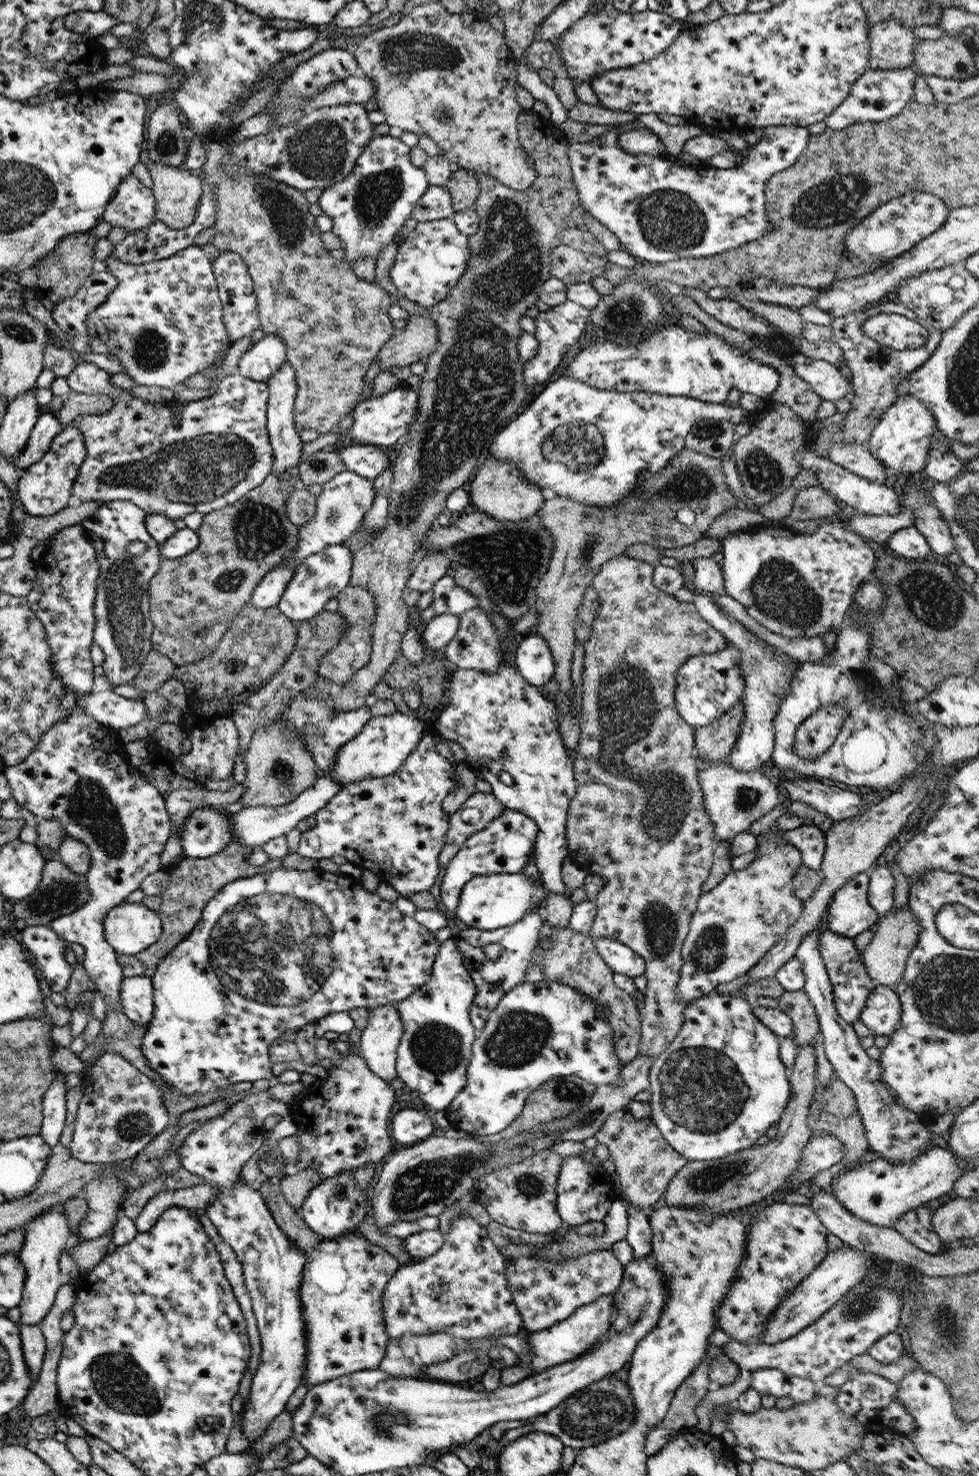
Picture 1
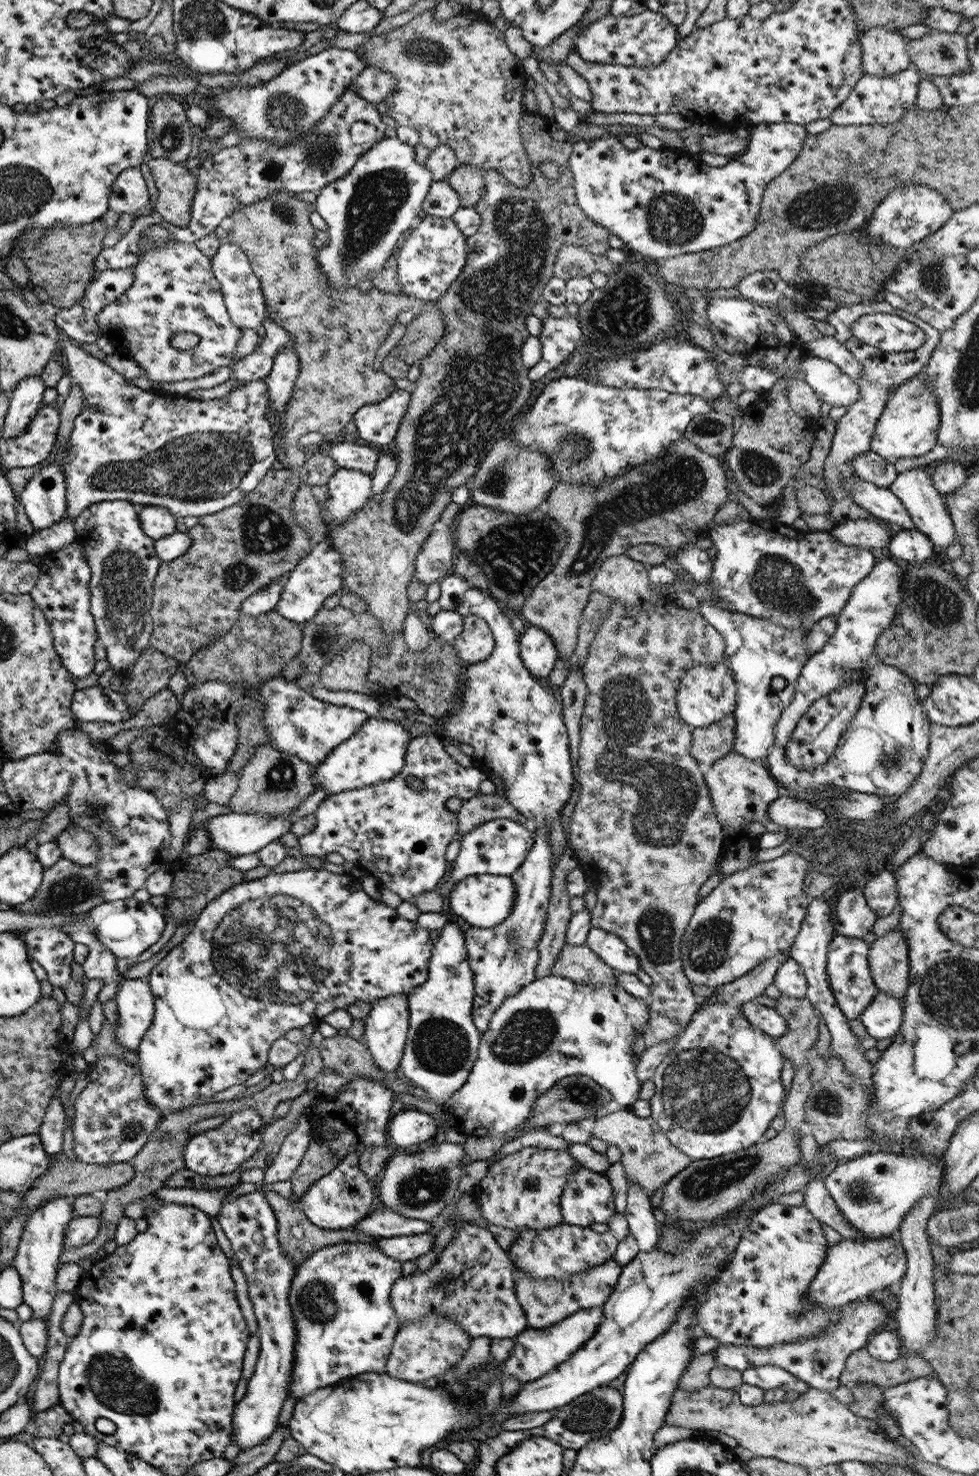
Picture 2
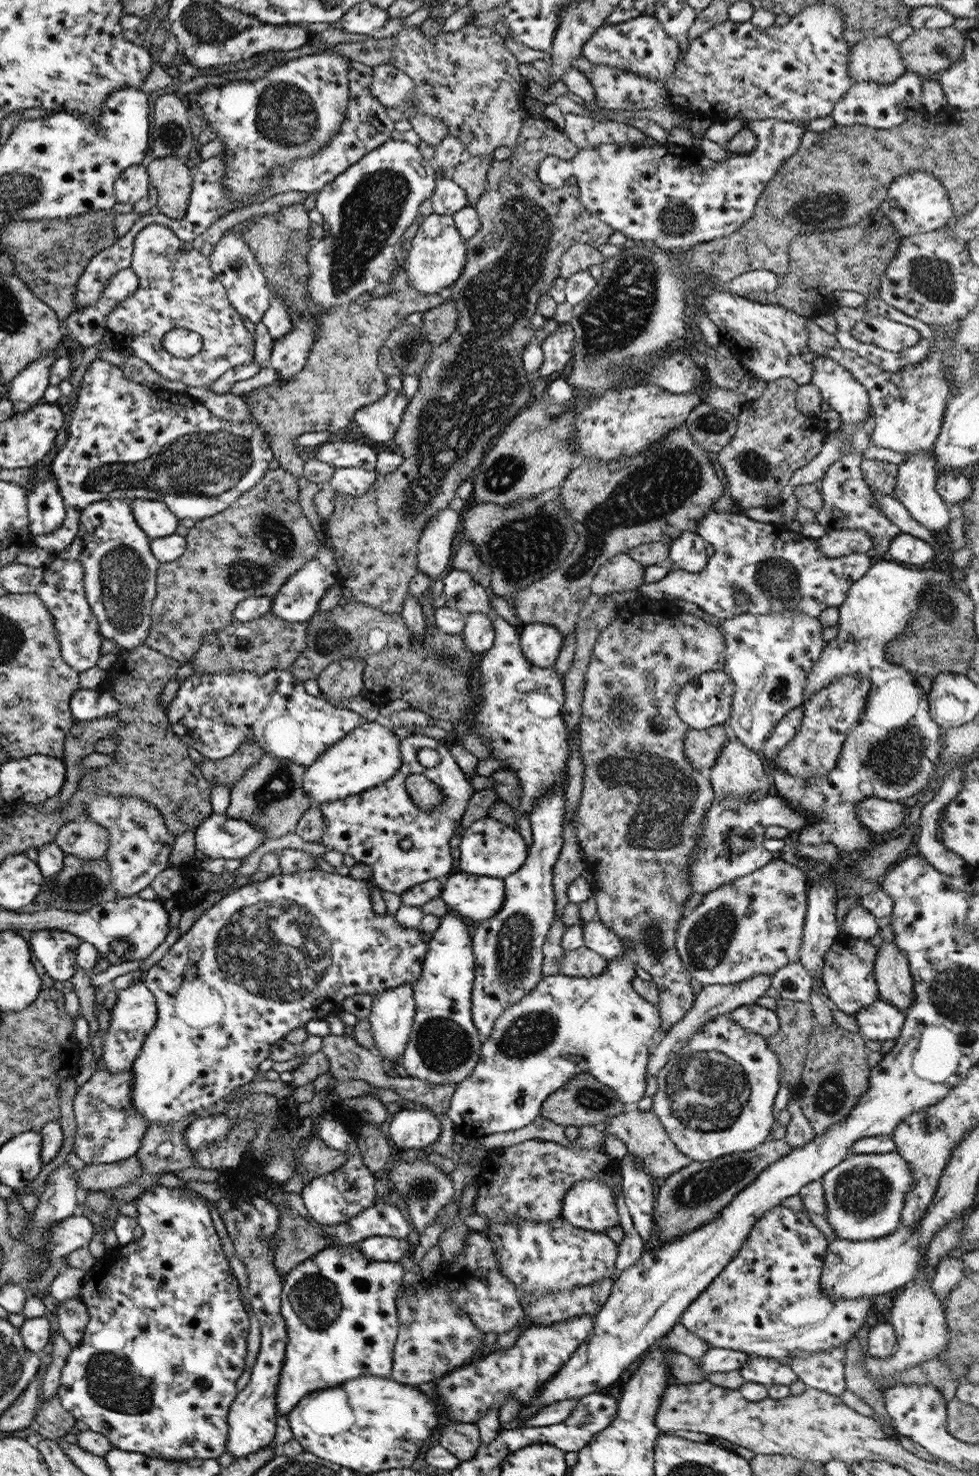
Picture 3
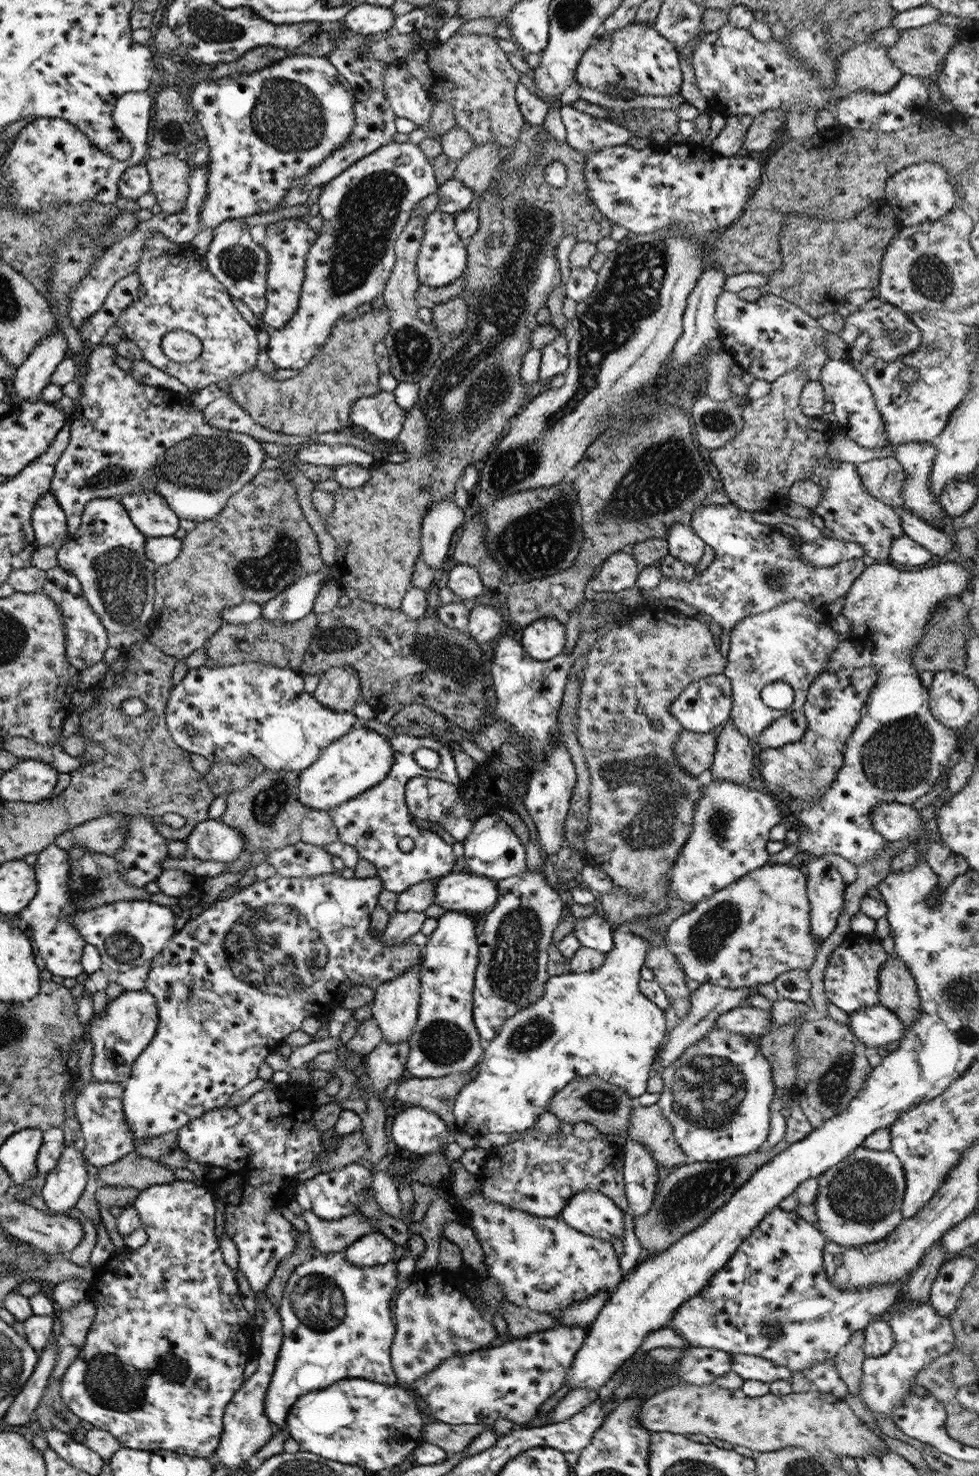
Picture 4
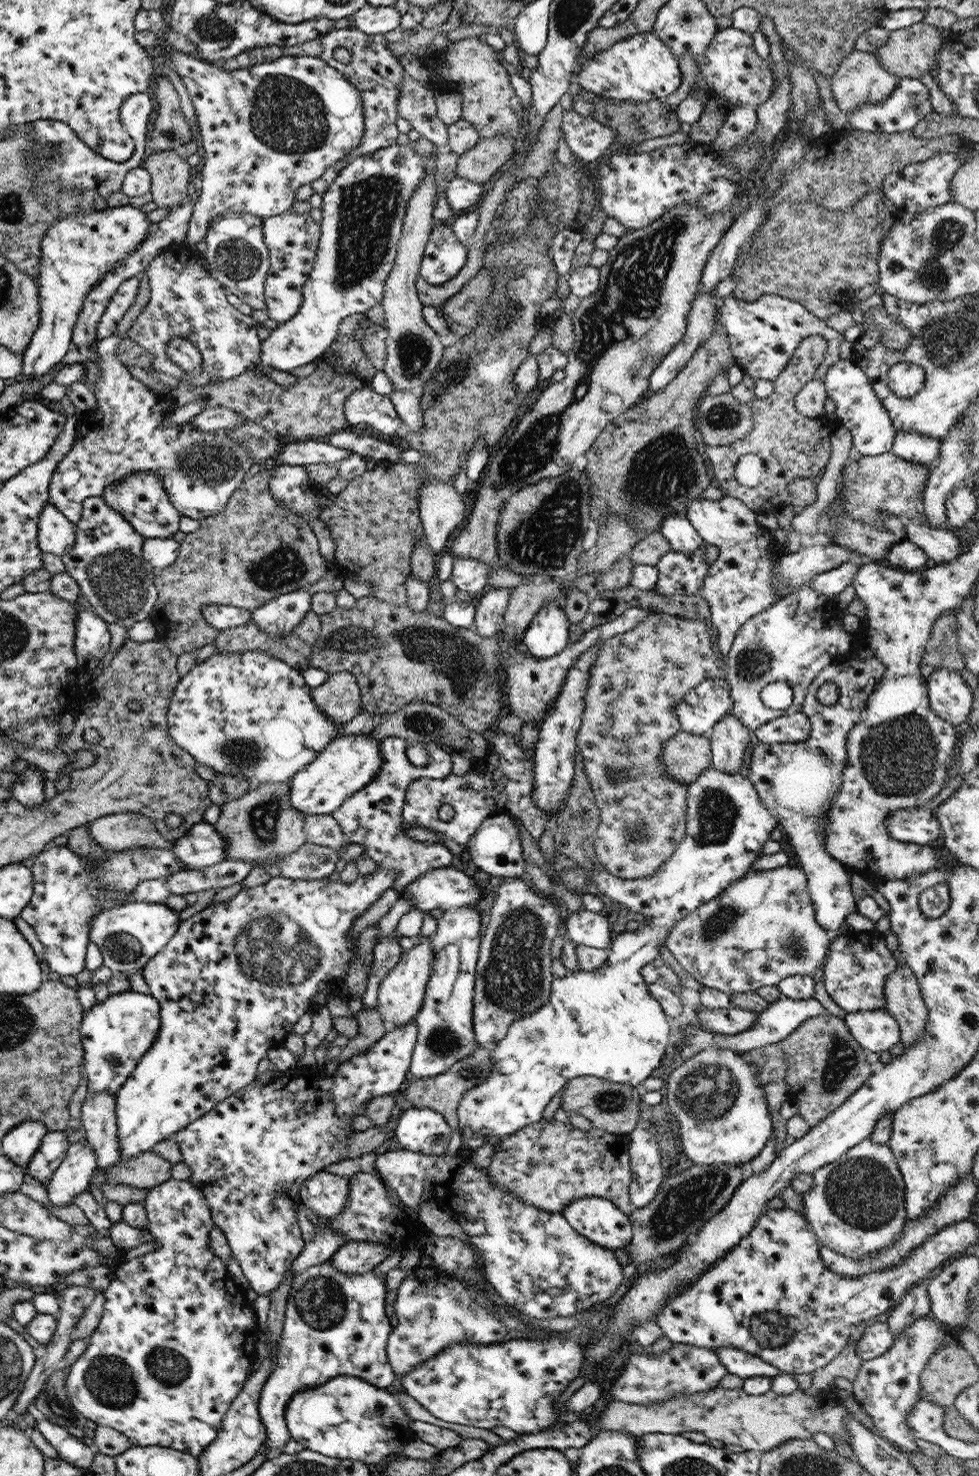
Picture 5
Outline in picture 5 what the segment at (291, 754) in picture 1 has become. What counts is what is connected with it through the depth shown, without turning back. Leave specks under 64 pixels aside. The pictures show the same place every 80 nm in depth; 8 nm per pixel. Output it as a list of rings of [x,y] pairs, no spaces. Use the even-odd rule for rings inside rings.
[[[291,779],[264,782],[250,787],[239,798],[232,798],[220,807],[219,817],[212,825],[226,842],[224,854],[227,859],[252,862],[271,876],[279,875],[274,866],[276,860],[306,843],[302,831],[304,815],[289,805],[289,784]]]

